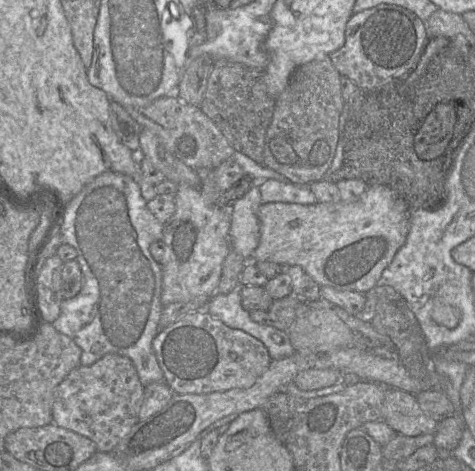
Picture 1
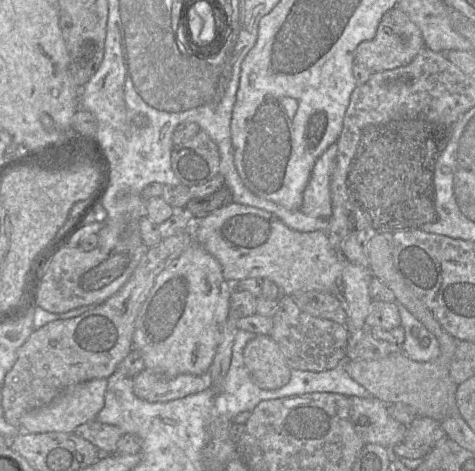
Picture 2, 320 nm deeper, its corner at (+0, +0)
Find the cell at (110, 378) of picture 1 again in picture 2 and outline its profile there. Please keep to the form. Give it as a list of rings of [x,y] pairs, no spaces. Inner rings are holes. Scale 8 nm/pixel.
[[[94,419],[79,425],[73,434],[89,441],[102,454],[114,454],[124,432],[117,426],[104,424]]]

